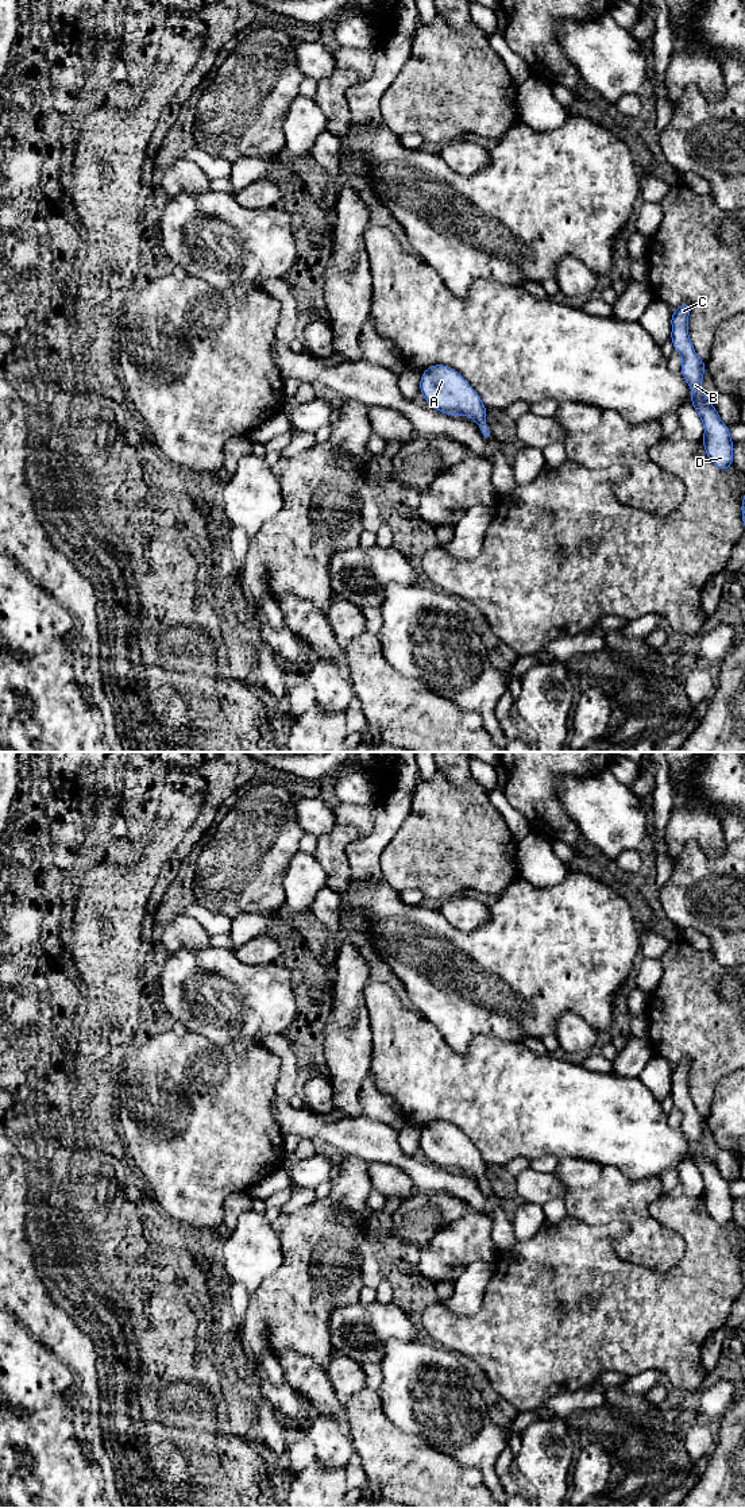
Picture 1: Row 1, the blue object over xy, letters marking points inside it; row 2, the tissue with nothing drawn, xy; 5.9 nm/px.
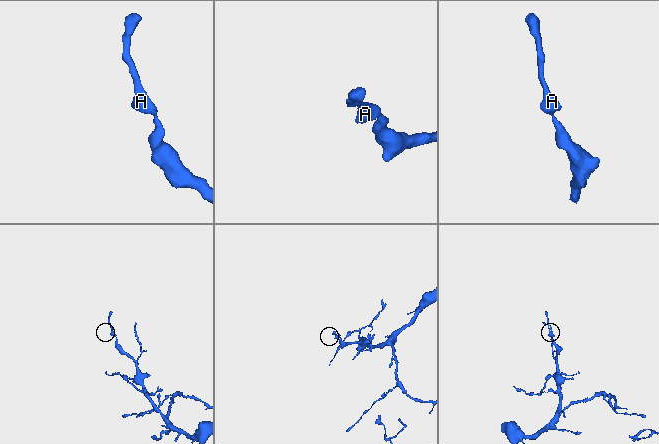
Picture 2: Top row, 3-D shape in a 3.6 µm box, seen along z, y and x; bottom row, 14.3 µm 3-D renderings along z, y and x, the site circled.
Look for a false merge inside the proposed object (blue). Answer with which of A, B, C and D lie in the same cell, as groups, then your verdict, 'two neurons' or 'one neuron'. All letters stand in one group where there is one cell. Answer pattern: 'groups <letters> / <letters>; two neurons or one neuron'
groups A B C D; one neuron

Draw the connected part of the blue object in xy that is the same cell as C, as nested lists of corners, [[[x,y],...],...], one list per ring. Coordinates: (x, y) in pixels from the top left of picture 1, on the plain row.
[[[683,1058],[672,1069],[671,1096],[675,1107],[683,1114],[680,1130],[692,1146],[691,1161],[696,1165],[705,1183],[702,1199],[705,1200],[706,1211],[719,1226],[727,1226],[733,1222],[734,1199],[730,1195],[730,1184],[723,1180],[713,1158],[702,1148],[706,1119],[696,1111],[688,1091],[690,1065],[690,1058]]]

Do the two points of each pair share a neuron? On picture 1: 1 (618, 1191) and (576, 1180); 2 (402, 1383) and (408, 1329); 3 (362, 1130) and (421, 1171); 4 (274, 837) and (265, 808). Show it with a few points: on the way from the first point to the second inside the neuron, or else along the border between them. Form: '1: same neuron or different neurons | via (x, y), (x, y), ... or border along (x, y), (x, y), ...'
1: different neurons | border along (603, 1167), (597, 1184), (567, 1191)
2: different neurons | border along (416, 1339), (390, 1339), (381, 1360)
3: same neuron | via (377, 1142), (406, 1163)
4: same neuron | via (267, 830), (265, 828), (265, 814)

